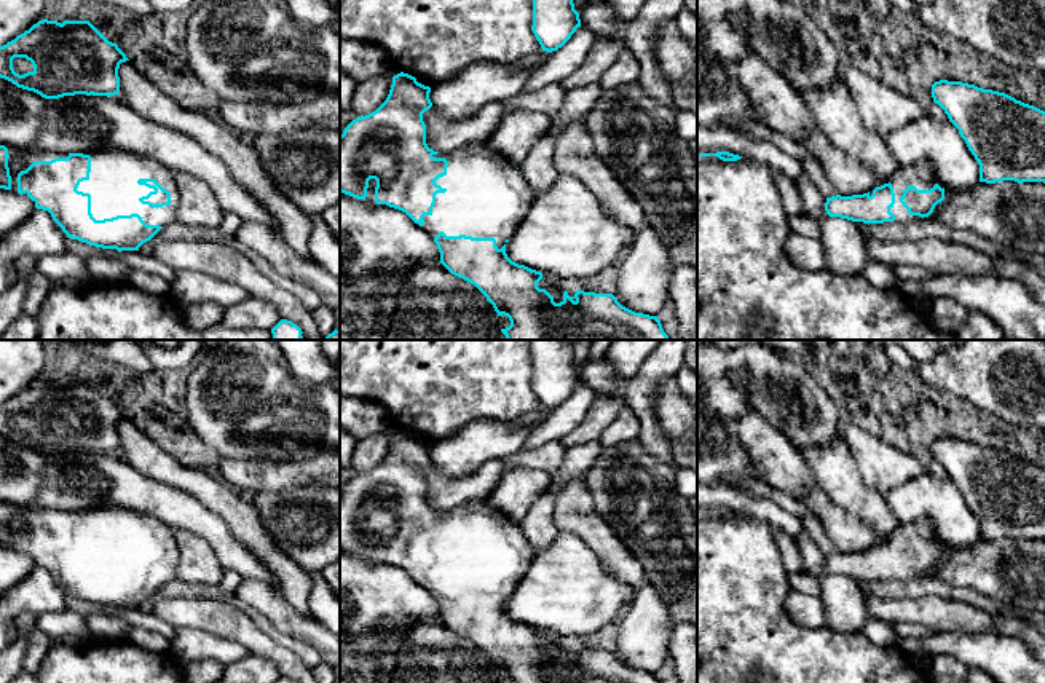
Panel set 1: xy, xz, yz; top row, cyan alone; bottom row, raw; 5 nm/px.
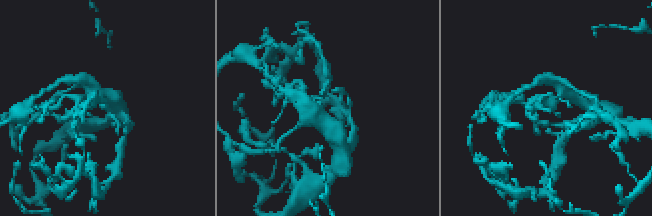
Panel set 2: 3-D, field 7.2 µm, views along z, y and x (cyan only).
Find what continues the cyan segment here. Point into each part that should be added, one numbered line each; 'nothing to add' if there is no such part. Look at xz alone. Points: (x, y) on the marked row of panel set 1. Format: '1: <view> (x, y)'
1: xz (487, 197)

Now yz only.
1: yz (921, 176)

